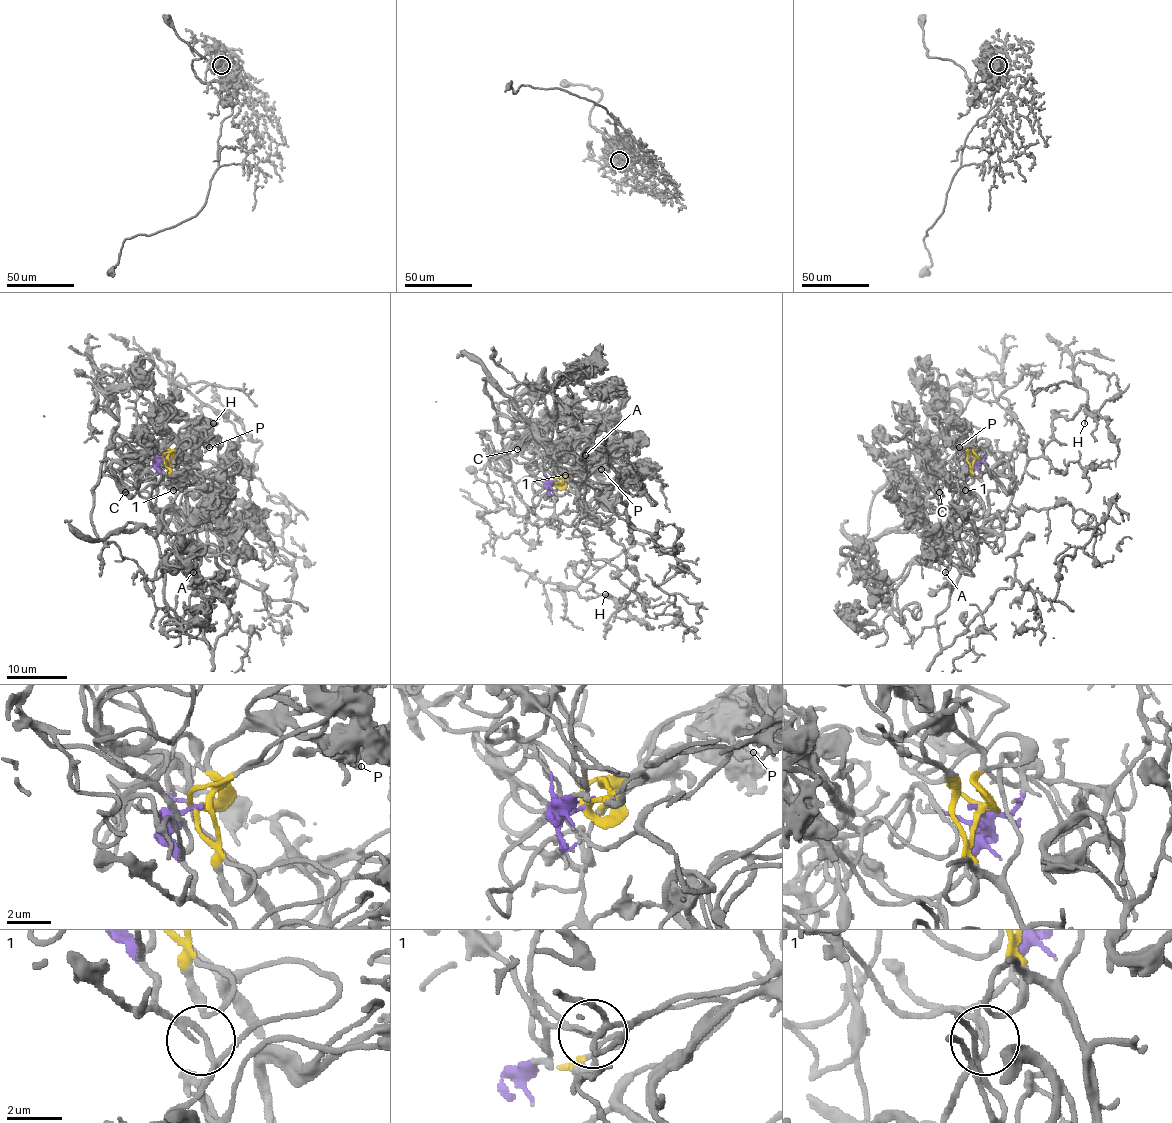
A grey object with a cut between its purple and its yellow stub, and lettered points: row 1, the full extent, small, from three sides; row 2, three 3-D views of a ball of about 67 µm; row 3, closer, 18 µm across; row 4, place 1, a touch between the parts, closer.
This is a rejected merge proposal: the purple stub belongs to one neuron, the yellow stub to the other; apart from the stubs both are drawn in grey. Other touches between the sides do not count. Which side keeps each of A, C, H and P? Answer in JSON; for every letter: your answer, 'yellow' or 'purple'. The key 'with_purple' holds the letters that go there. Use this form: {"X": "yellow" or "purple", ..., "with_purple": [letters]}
{"A": "yellow", "C": "yellow", "H": "purple", "P": "yellow", "with_purple": ["H"]}

